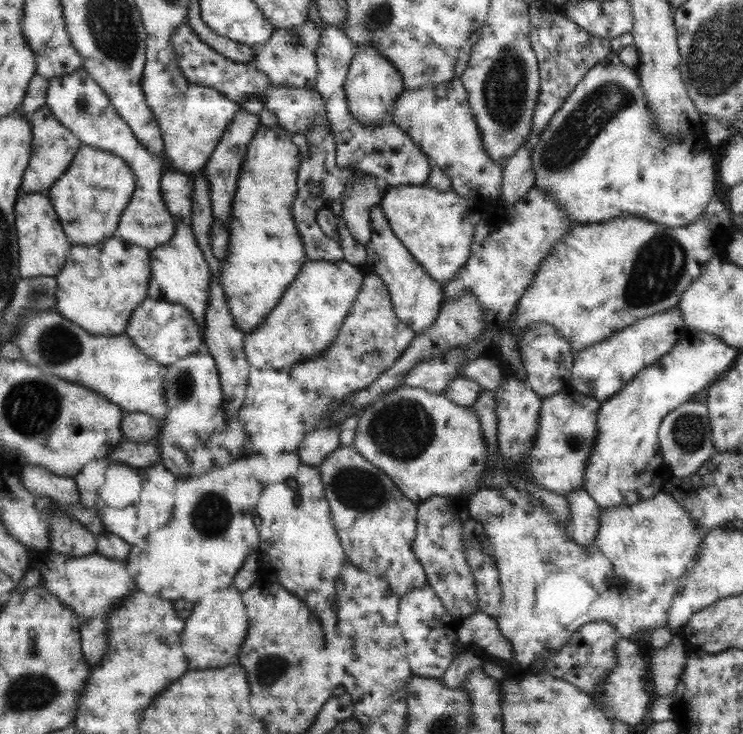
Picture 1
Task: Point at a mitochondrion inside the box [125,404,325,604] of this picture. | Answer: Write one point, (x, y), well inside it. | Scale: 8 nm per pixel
(211, 517)

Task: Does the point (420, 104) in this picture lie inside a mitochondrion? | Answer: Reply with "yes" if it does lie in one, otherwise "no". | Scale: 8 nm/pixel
no

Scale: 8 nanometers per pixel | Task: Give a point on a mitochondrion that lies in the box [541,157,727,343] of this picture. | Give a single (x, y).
(659, 265)

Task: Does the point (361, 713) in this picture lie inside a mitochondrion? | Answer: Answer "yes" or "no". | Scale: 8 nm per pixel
no

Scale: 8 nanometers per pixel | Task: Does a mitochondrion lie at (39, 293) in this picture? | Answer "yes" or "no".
yes

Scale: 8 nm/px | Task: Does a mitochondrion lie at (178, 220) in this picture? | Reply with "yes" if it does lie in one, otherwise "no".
no

